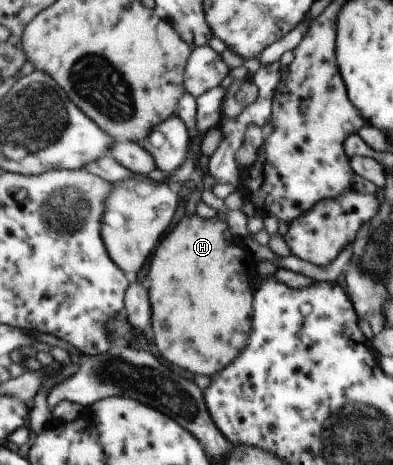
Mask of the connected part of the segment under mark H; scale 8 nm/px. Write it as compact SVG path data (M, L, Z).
M198 214L185 215L177 222L177 226L163 240L160 240L157 250L151 257L149 266L149 300L151 304L151 322L152 322L152 338L155 340L155 346L161 352L162 358L167 362L189 370L191 374L201 374L201 376L213 376L219 374L226 366L229 366L245 348L247 338L251 332L251 310L253 310L253 288L251 288L251 280L255 276L254 266L251 266L251 258L247 254L247 250L243 246L239 246L239 242L235 242L233 234L229 232L226 222L221 222L218 217L205 219Z

